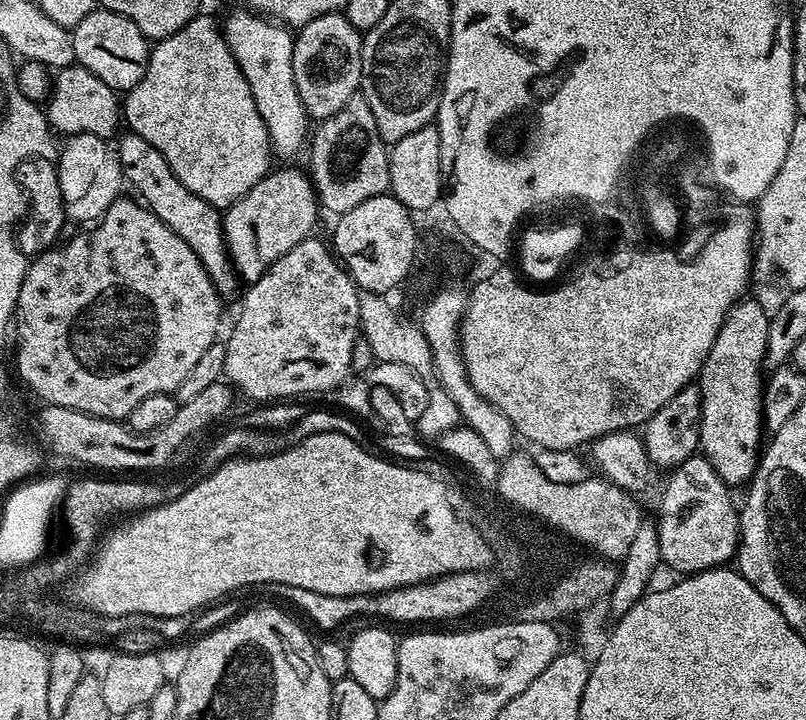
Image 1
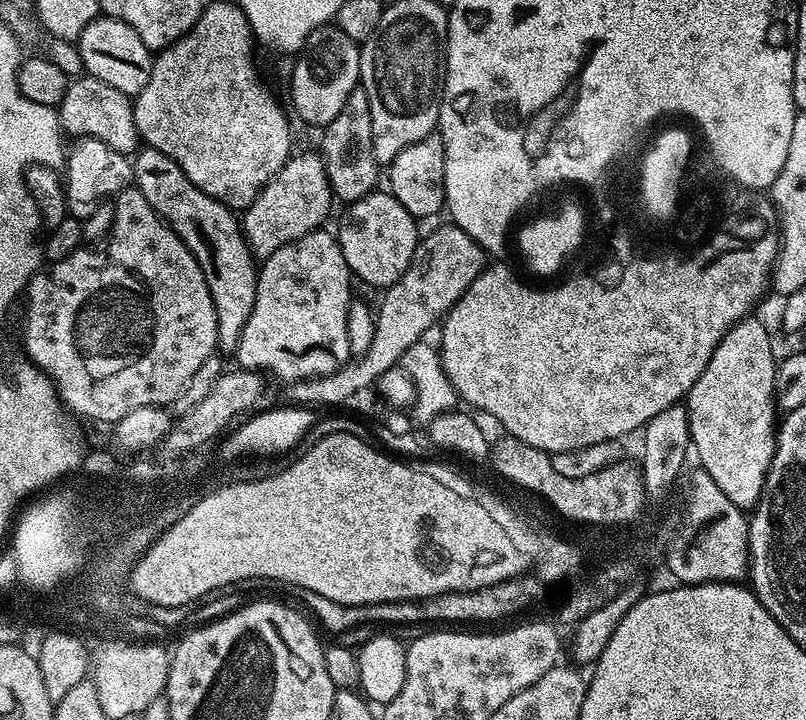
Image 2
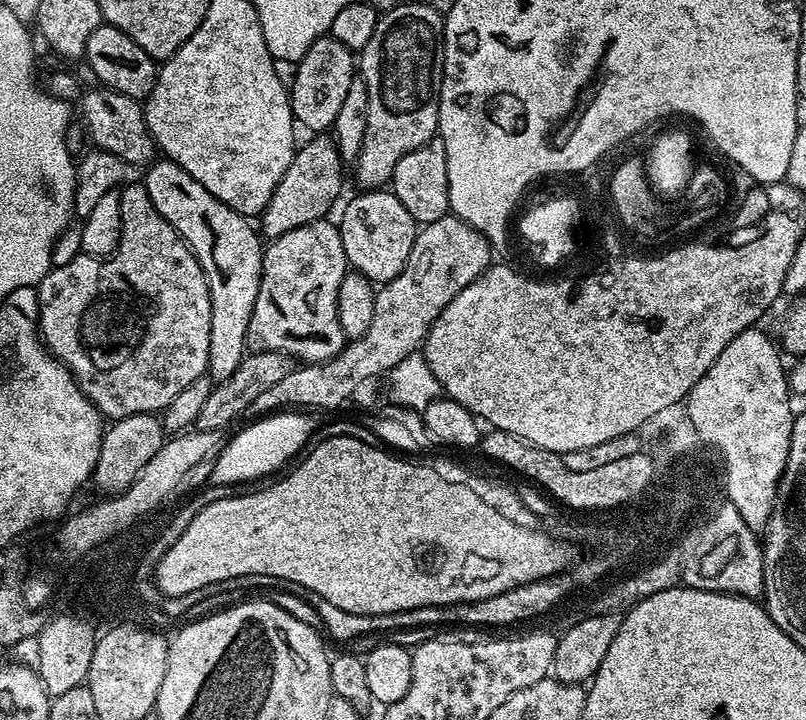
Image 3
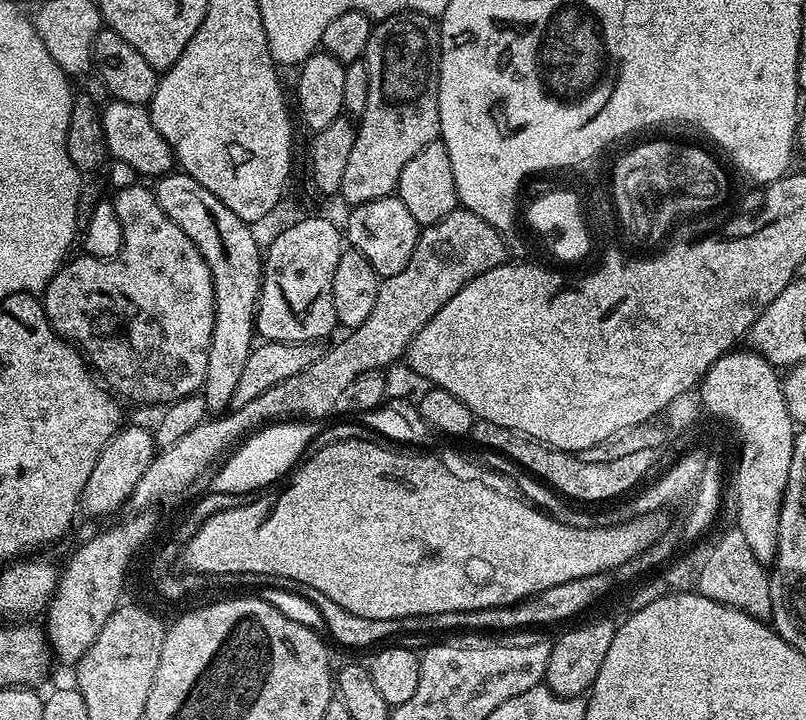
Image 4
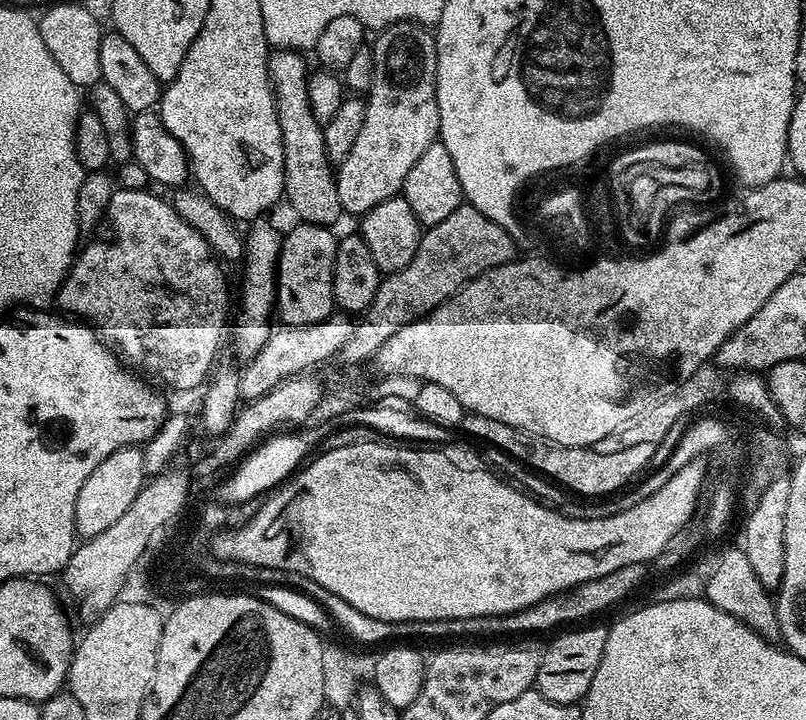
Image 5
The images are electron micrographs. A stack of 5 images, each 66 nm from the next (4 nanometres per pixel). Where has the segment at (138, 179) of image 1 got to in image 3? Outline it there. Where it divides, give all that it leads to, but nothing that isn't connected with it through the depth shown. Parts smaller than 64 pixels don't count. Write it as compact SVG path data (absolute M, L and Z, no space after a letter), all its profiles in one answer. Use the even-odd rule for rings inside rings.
M160 158L147 165L145 172L148 173L145 176L143 173L142 183L146 194L150 194L150 202L154 202L154 210L158 210L158 214L162 214L162 218L174 226L204 271L206 286L210 290L208 372L213 381L225 380L234 374L250 348L250 314L254 314L254 302L258 302L265 245L260 244L257 229L252 229L245 217L218 202L218 198L214 198L214 194L210 194L202 182L190 178L182 166L167 158Z

